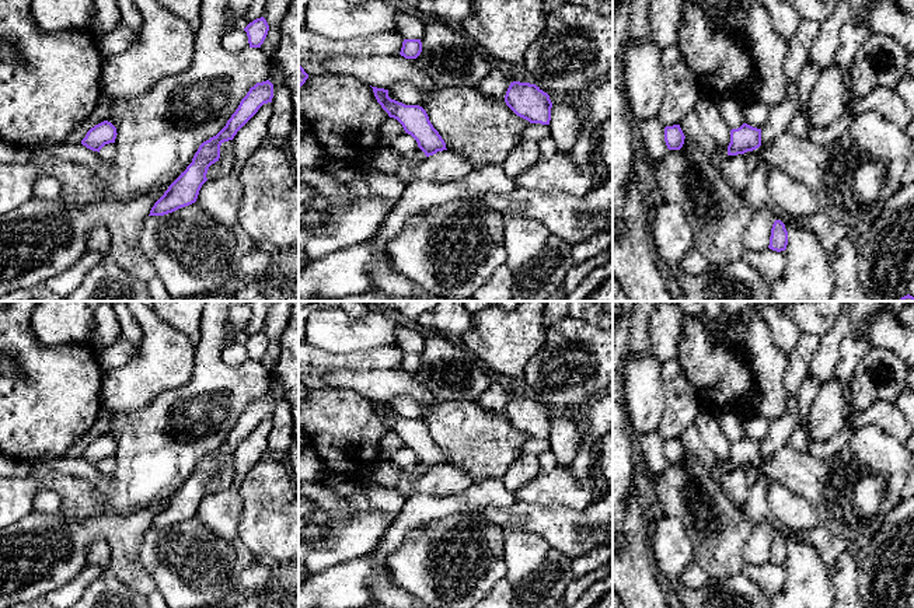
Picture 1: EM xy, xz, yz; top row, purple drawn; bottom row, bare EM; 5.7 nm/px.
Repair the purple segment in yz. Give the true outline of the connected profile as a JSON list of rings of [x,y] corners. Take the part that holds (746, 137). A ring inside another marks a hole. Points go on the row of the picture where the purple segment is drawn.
[[[743,123],[737,129],[730,130],[730,143],[728,156],[744,154],[761,146],[761,129]]]

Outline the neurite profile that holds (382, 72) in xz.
[[[401,55],[397,56],[339,56],[327,59],[322,62],[303,62],[300,66],[307,74],[348,74],[371,87],[390,90],[394,83],[408,81],[422,91],[422,101],[419,106],[423,106],[425,101],[437,90],[430,80],[429,74],[416,66],[415,59],[405,59]]]

